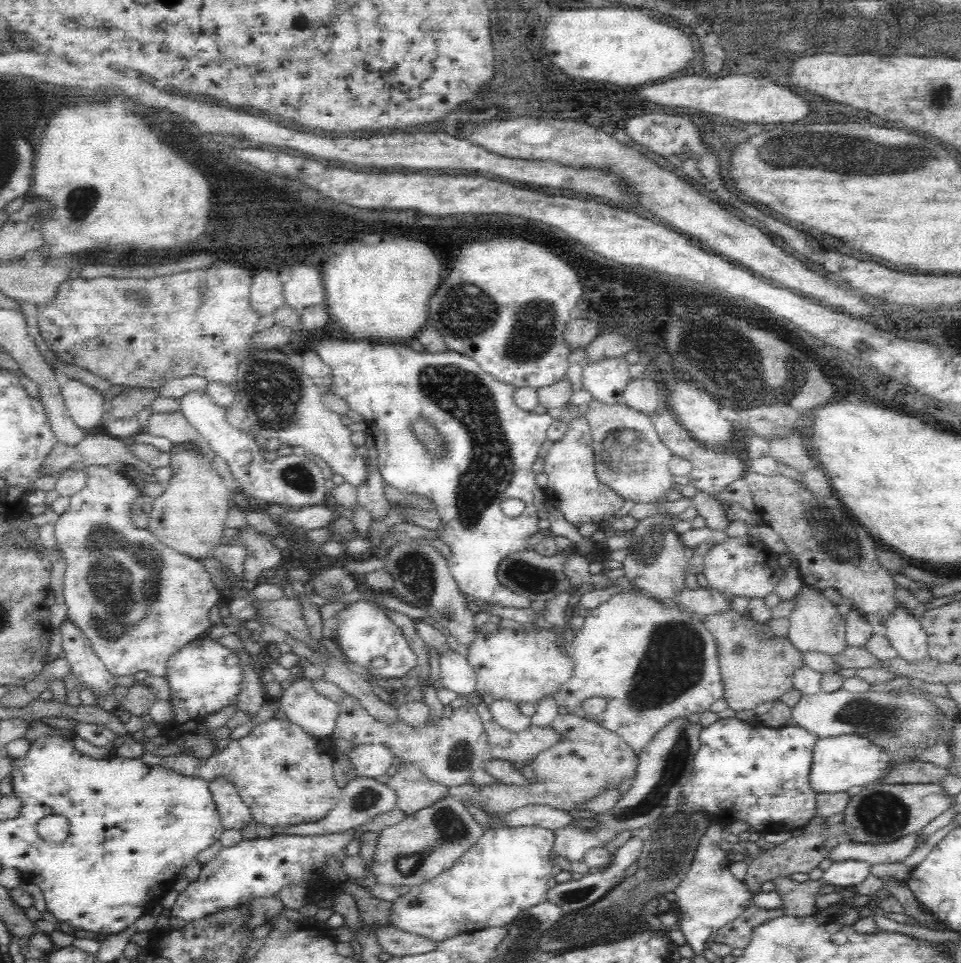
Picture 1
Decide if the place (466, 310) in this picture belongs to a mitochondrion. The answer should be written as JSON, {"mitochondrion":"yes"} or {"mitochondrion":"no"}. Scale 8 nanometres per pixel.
{"mitochondrion":"yes"}

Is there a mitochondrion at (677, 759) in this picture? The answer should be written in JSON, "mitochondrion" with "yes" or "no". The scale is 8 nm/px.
{"mitochondrion":"yes"}

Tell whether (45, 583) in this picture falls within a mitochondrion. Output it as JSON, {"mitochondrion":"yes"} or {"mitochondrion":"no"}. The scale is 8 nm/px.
{"mitochondrion":"no"}

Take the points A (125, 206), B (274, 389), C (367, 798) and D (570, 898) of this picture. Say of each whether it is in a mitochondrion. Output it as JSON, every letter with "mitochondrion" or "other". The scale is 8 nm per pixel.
{"A":"other","B":"mitochondrion","C":"mitochondrion","D":"mitochondrion"}

